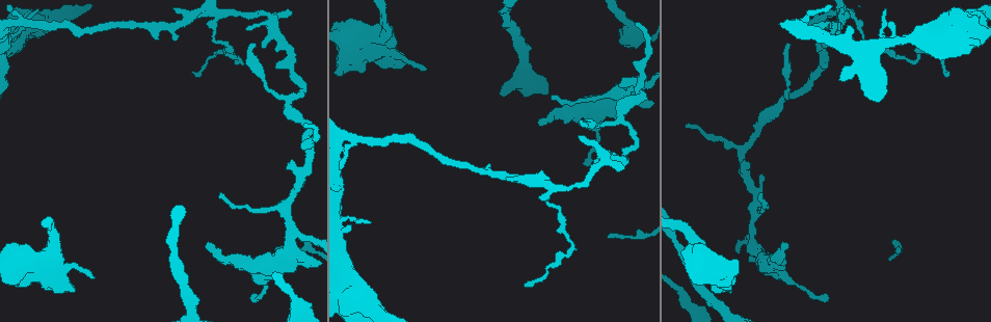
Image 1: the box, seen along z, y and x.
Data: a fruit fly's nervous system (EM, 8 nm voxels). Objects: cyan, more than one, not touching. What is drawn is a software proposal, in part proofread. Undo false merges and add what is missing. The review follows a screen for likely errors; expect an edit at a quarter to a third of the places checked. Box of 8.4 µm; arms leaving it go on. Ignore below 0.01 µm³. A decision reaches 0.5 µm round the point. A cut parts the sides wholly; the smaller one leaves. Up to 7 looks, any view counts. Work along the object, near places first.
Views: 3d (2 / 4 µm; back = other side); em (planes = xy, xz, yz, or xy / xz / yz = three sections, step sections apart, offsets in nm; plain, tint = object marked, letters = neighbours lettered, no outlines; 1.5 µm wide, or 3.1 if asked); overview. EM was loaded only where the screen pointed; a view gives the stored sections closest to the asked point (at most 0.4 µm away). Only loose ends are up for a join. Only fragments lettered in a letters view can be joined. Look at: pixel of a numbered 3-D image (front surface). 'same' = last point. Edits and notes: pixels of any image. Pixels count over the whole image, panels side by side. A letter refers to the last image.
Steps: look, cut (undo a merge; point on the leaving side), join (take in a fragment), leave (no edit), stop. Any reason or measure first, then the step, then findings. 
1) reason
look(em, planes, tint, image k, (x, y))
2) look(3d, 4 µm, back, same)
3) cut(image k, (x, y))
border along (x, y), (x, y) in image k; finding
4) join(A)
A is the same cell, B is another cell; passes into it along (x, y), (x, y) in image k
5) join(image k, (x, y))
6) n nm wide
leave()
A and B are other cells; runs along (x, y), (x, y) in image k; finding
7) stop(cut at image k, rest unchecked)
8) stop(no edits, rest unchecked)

abrupt turn
look(3d, 4 µm, image 1, (863, 38))

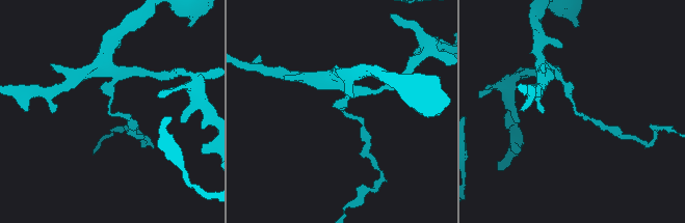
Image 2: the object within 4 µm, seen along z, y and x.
now the EM
look(em, xy, step 8, letters, image 2, (343, 108))

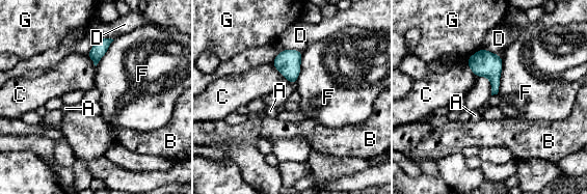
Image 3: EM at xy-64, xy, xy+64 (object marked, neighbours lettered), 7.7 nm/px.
leave()
A, B, C, D, F and G are other cells; border along (502, 57), (500, 87), (497, 93) in image 3; all the same neuron

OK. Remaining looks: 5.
free end
look(em, planes, tint, image 1, (636, 25))

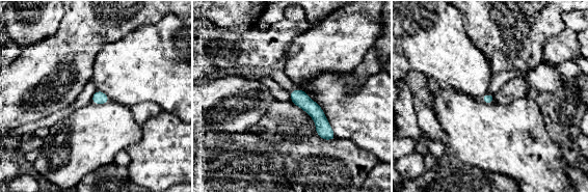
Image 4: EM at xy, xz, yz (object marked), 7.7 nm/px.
what lies round it
look(em, planes, letters, same)

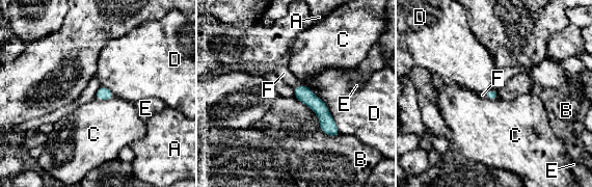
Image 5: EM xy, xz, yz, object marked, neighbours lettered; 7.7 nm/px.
join(F)
F is the same cell, A, B, C, D and E are other cells; the neuron continues

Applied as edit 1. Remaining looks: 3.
look(overview)

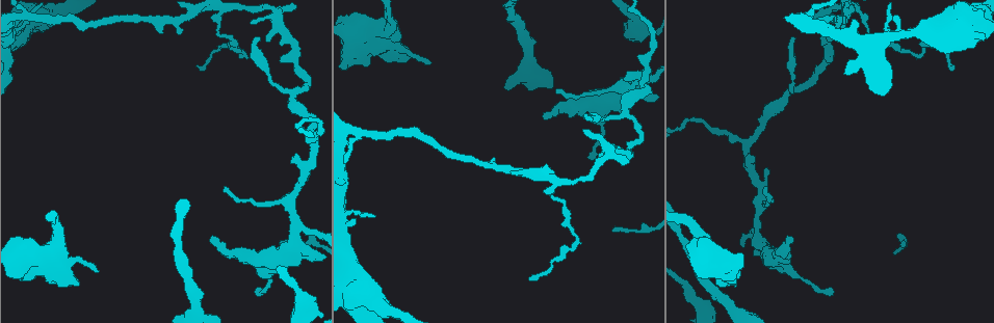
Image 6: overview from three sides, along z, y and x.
an open end
look(em, planes, letters, image 6, (545, 118))

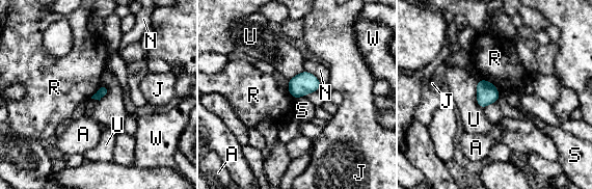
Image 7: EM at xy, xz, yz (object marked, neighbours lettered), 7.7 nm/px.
leave()
A, J, N, R, S, U and W are other cells; border along (303, 96), (296, 98) in image 7; no lettered fragment goes on from it

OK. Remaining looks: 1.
stop(join at image 5, rest unchecked)

